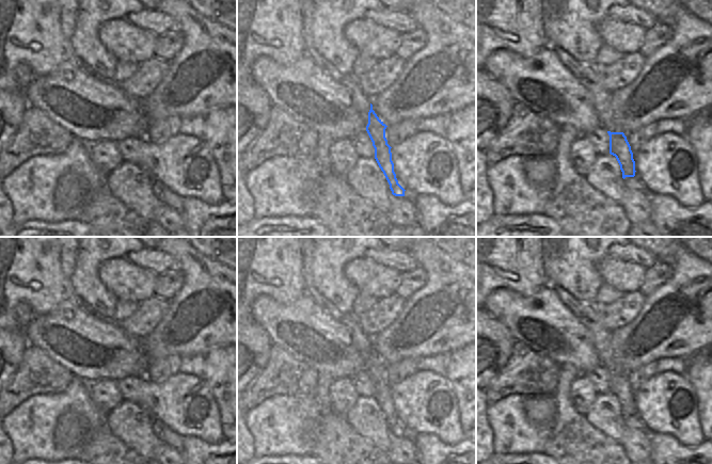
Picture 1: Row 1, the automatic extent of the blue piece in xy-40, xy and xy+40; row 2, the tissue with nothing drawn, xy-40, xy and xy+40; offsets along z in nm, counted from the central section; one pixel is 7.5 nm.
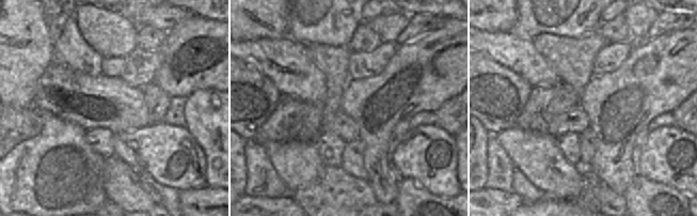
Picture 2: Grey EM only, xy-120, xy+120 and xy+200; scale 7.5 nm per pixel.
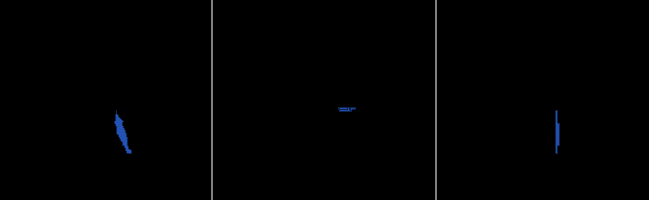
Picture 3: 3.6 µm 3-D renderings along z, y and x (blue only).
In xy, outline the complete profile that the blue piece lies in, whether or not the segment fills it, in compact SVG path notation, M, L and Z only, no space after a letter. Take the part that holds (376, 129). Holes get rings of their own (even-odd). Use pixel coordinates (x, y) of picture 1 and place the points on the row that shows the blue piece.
M313 47L308 48L308 52L315 64L332 79L344 85L350 93L351 99L358 111L366 121L366 131L373 142L375 148L375 159L383 172L395 196L405 196L405 189L398 183L394 172L394 163L392 161L391 146L385 138L386 125L377 116L373 110L370 98L362 91L358 77L352 73L344 75L339 73L328 60L322 58Z

